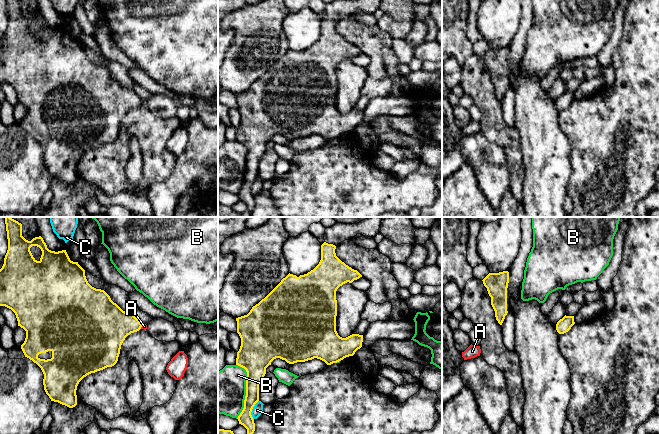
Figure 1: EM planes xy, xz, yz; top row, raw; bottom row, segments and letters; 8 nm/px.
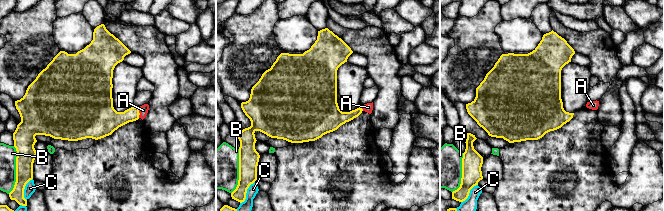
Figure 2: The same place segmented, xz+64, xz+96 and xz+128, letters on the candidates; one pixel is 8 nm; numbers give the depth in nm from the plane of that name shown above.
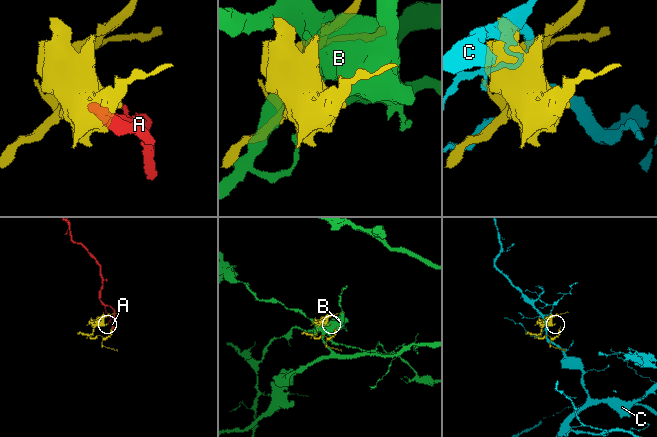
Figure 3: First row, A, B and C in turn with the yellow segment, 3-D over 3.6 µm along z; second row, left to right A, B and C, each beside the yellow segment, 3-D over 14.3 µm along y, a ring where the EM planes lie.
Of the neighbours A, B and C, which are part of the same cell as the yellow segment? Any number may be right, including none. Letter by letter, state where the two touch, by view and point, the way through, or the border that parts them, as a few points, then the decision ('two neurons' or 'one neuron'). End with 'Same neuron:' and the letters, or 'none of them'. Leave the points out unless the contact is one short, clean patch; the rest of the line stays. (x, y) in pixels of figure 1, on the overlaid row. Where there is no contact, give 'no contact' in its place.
A: contact xy (141, 326); border xy (142, 325), (140, 328); two neurons
B: contact xz (246, 390); two neurons
C: contact xz (251, 410); two neurons
Same neuron: none of them

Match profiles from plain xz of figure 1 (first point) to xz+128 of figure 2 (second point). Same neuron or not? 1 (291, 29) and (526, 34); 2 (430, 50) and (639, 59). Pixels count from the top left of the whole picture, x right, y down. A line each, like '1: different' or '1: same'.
1: same
2: same

